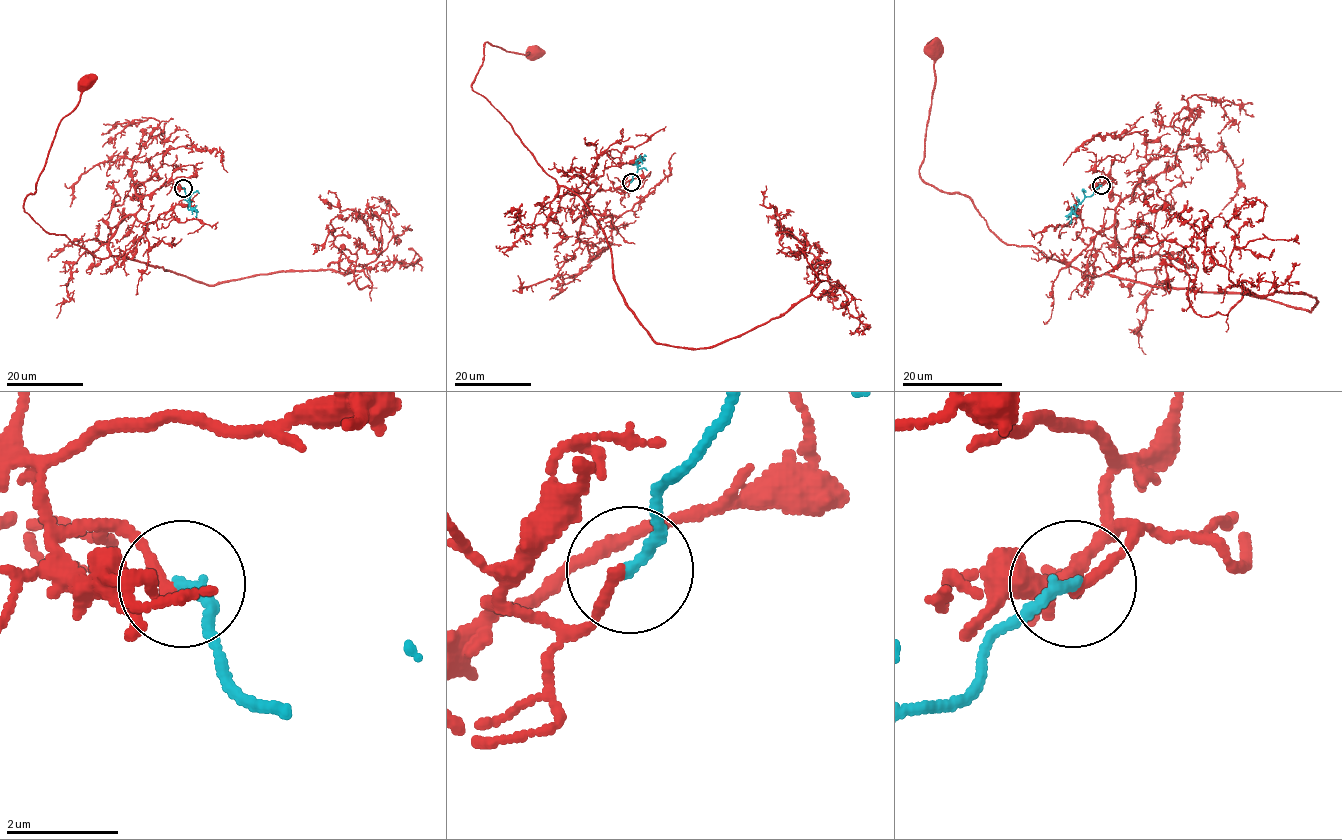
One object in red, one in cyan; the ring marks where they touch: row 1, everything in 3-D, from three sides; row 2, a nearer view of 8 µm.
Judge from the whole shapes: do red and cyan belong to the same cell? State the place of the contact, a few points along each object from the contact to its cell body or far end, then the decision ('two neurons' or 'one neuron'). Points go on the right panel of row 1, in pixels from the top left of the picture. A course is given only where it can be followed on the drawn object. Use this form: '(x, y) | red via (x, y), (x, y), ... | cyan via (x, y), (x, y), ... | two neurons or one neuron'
(1101, 185) | red via (1101, 186), (1114, 179), (1119, 197), (1118, 263), (1097, 277), (1006, 244), (968, 198), (923, 179), (932, 47) | cyan via (1101, 186), (1071, 214), (1069, 223) | two neurons

